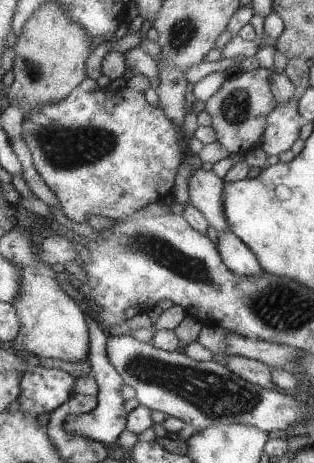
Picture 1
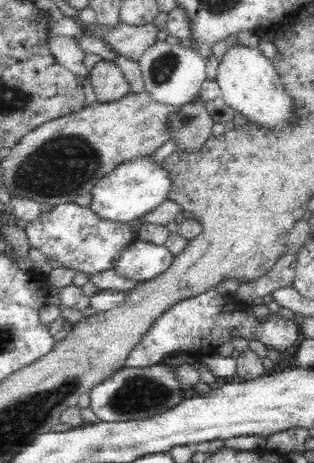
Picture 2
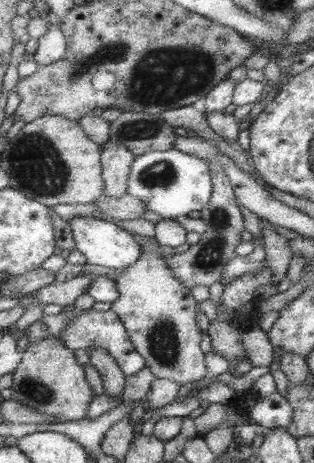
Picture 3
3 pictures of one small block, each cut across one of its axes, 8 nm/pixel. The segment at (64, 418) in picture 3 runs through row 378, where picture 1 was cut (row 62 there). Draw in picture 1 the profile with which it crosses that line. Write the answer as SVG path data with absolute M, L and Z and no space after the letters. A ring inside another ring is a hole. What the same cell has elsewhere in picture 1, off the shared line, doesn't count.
M47 2L43 8L35 10L35 14L25 24L21 36L15 42L15 82L5 90L9 102L19 104L25 118L45 104L57 104L67 100L79 88L79 84L87 78L87 58L93 52L93 36L87 28L75 22L59 2Z

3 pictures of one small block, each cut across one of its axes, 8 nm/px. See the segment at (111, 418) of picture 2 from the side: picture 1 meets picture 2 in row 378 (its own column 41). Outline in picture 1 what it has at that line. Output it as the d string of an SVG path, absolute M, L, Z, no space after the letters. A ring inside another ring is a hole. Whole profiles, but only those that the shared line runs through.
M127 86L117 90L99 88L97 92L75 88L67 100L35 108L23 118L23 140L33 156L37 174L59 198L67 218L79 224L87 222L91 216L123 220L153 202L161 204L175 186L179 166L183 164L185 154L179 136L181 130L163 108L151 104L147 94L139 94Z

